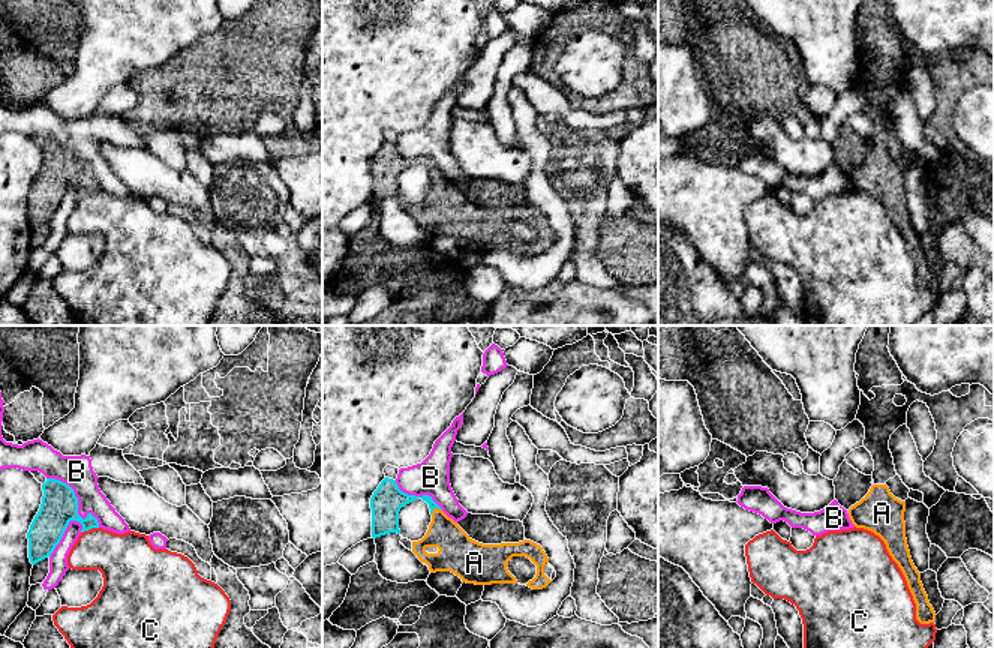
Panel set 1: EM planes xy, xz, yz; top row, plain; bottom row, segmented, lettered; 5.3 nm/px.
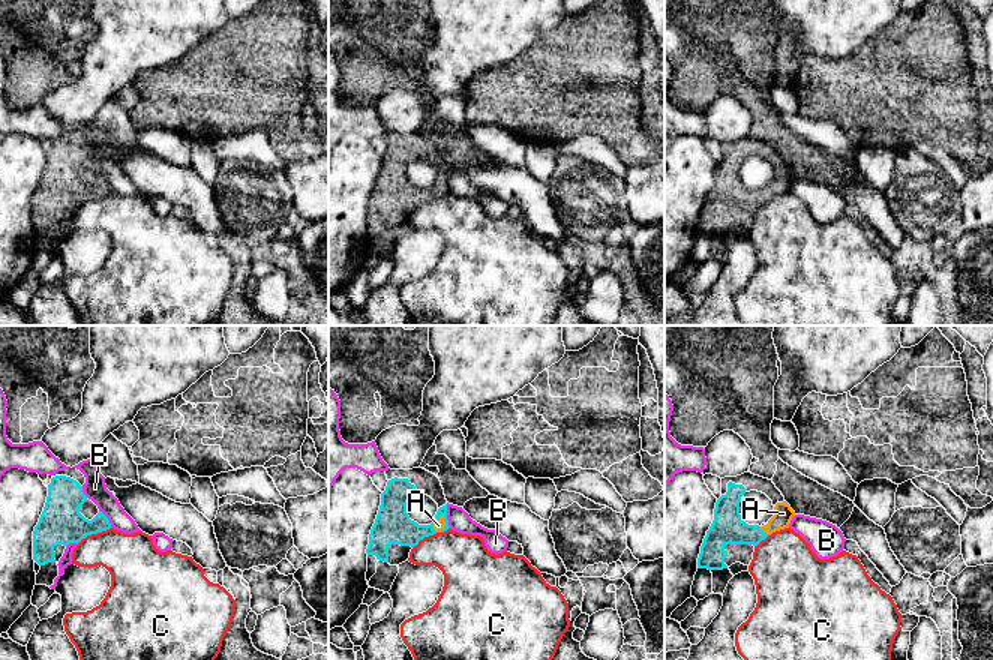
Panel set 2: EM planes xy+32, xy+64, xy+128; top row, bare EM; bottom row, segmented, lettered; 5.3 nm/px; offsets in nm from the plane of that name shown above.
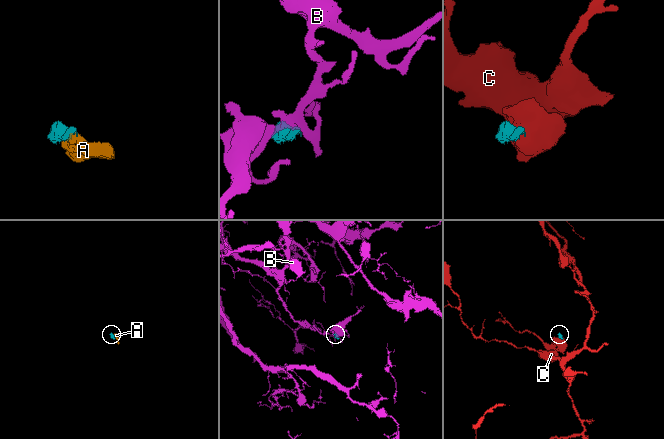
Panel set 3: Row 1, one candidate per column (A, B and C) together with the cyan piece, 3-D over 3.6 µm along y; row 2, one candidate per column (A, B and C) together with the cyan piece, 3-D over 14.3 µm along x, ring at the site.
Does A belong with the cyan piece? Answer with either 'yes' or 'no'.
yes

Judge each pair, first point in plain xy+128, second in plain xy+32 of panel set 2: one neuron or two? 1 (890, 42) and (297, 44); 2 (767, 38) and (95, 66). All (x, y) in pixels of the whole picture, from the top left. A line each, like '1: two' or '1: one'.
1: one
2: two

